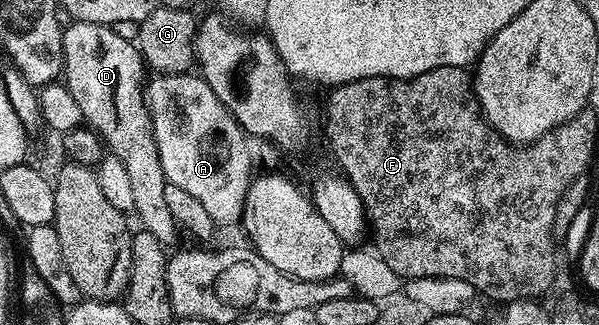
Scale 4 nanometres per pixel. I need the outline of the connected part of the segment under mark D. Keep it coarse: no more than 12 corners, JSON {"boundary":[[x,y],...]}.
{"boundary":[[112,26],[61,32],[65,87],[123,160],[133,210],[179,236],[152,136],[141,53]]}

